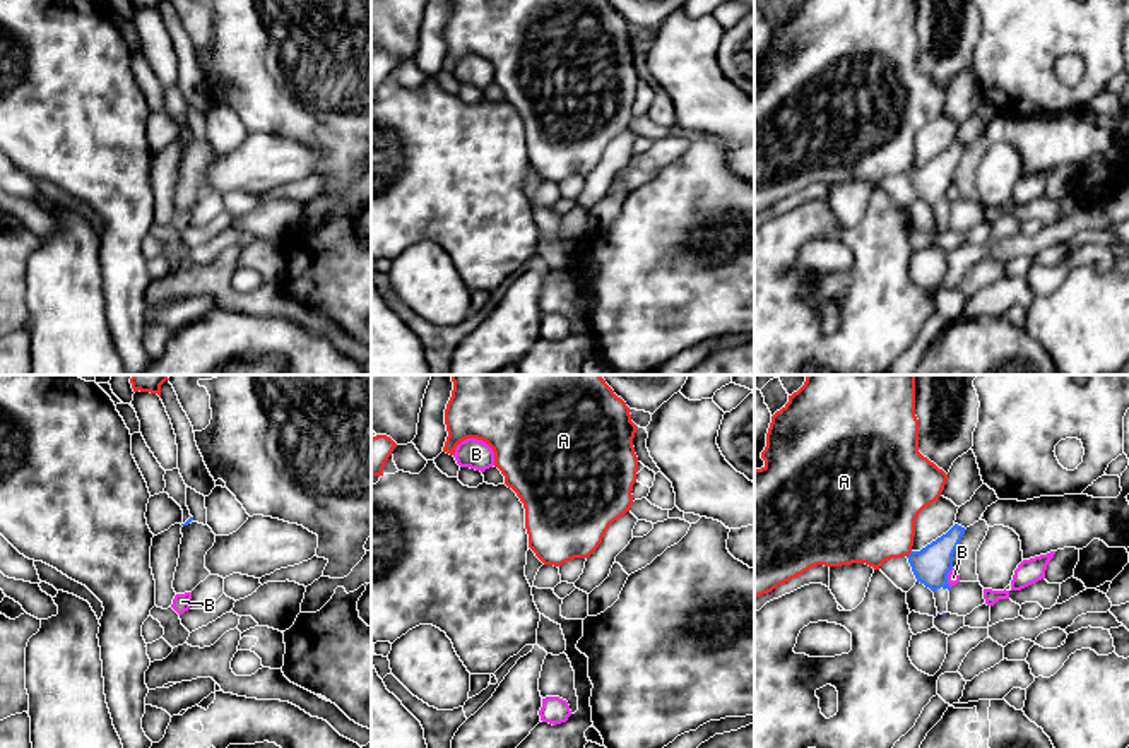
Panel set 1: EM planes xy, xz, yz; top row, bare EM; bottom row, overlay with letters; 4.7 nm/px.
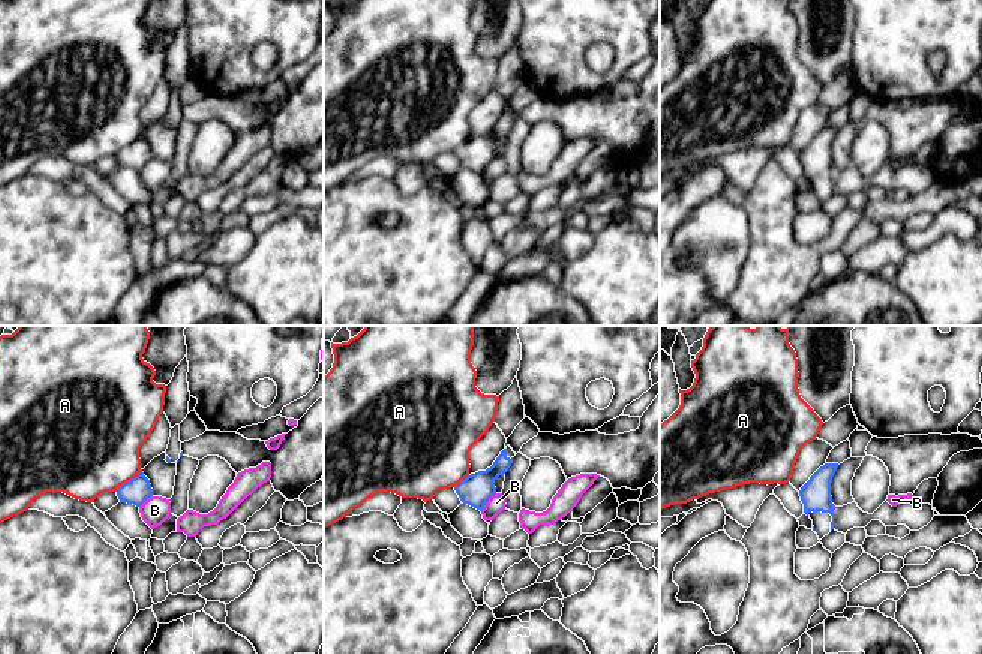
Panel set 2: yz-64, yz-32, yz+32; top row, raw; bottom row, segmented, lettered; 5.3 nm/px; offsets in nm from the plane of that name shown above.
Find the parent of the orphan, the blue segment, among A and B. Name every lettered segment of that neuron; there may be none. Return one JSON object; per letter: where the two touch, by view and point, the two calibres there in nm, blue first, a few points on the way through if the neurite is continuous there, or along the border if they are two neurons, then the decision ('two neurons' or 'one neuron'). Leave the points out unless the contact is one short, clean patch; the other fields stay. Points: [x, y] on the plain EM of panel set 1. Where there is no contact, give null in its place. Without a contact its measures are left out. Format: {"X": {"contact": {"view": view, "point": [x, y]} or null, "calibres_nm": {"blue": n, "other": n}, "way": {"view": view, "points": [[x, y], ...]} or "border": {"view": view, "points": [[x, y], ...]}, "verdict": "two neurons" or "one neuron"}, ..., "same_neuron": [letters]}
{"A": {"contact": {"view": "yz", "point": [909, 172]}, "calibres_nm": {"blue": 180, "other": 420}, "verdict": "two neurons"}, "B": {"contact": {"view": "yz", "point": [946, 194]}, "calibres_nm": {"blue": 180, "other": 60}, "verdict": "two neurons"}, "same_neuron": []}

